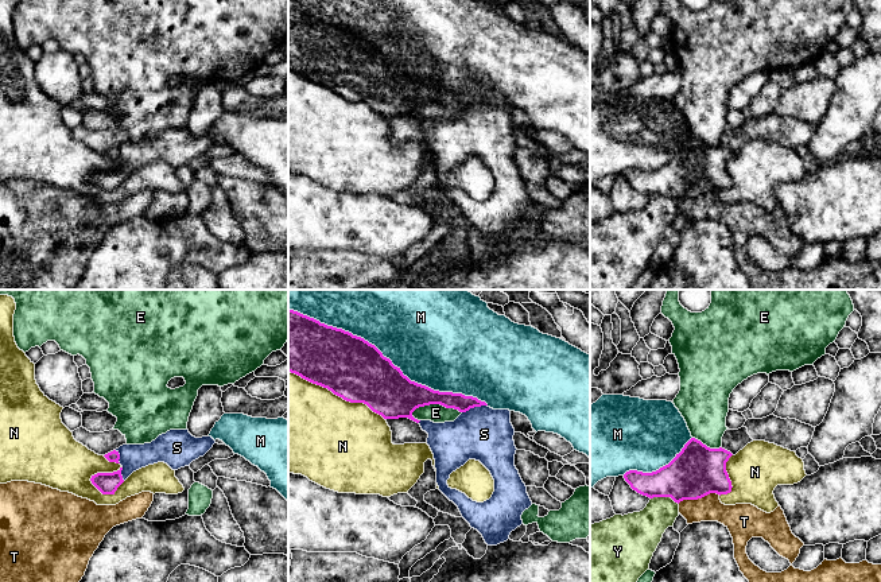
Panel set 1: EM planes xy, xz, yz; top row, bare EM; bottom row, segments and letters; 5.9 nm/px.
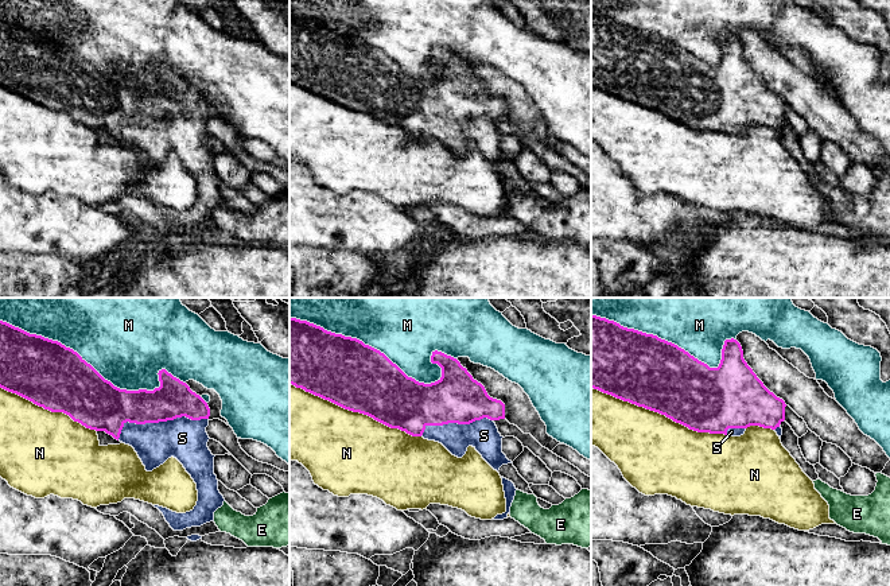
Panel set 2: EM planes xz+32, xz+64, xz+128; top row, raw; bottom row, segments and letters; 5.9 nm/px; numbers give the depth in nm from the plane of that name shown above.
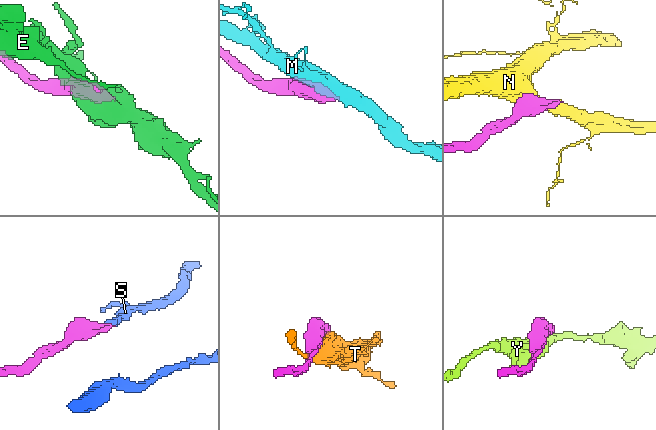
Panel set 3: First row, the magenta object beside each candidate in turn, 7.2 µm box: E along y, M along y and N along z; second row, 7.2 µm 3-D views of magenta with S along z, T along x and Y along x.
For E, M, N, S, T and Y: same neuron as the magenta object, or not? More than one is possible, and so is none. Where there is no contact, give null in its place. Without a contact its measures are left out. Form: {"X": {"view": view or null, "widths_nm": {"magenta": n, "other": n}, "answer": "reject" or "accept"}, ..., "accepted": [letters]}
{"E": {"view": "xz", "widths_nm": {"magenta": 260, "other": 110}, "answer": "reject"}, "M": {"view": "xz", "widths_nm": {"magenta": 360, "other": 460}, "answer": "reject"}, "N": {"view": "xz", "widths_nm": {"magenta": 360, "other": 500}, "answer": "reject"}, "S": {"view": "xz", "widths_nm": {"magenta": 100, "other": 320}, "answer": "accept"}, "T": {"view": "yz", "widths_nm": {"magenta": 300, "other": 160}, "answer": "reject"}, "Y": {"view": "yz", "widths_nm": {"magenta": 300, "other": 240}, "answer": "reject"}, "accepted": ["S"]}

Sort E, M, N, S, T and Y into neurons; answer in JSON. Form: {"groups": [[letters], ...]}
{"groups": [["E"], ["M"], ["N"], ["S"], ["T"], ["Y"]]}

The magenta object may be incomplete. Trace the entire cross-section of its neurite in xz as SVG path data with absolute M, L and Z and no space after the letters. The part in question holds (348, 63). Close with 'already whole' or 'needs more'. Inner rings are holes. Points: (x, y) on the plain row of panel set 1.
M288 8L288 70L327 86L346 100L364 101L384 117L408 116L419 121L428 132L427 143L434 152L439 189L458 205L462 216L482 233L488 244L507 240L511 230L523 222L521 213L532 203L532 199L515 164L517 147L509 108L493 108L477 96L439 90L411 79L400 66L364 36L294 8ZM430 102L458 108L461 113L454 120L445 121L418 119L412 115L416 106ZM469 158L480 159L494 178L494 190L484 201L473 199L465 191L447 183L450 172Z | needs more

